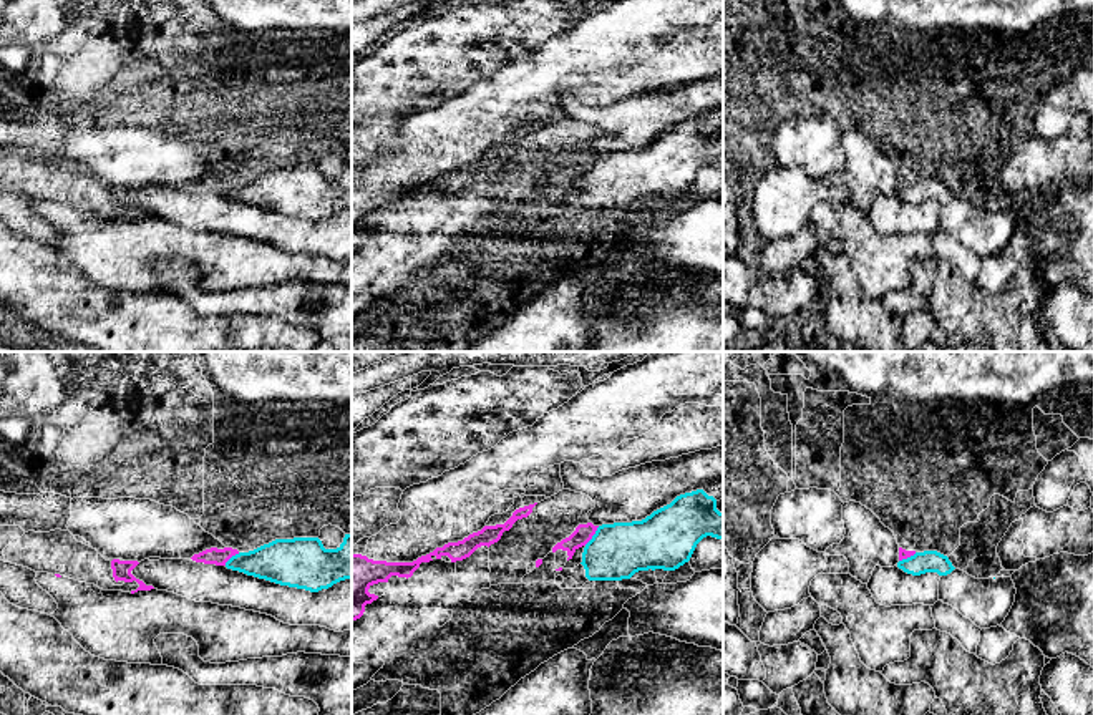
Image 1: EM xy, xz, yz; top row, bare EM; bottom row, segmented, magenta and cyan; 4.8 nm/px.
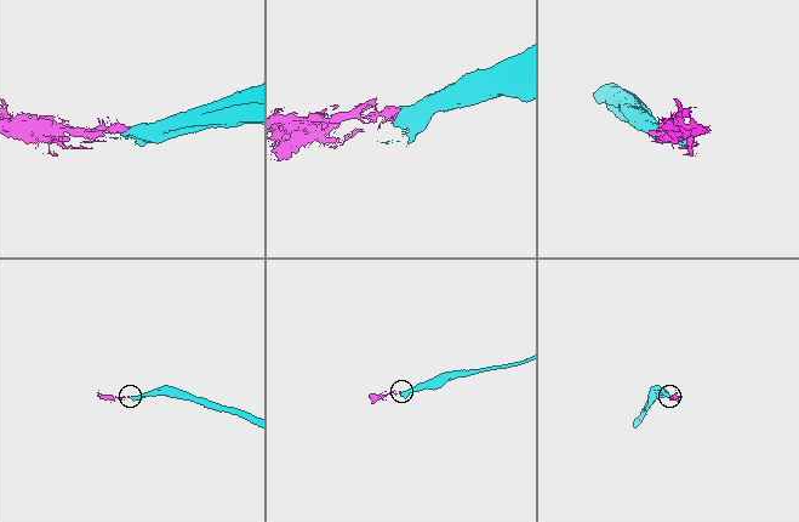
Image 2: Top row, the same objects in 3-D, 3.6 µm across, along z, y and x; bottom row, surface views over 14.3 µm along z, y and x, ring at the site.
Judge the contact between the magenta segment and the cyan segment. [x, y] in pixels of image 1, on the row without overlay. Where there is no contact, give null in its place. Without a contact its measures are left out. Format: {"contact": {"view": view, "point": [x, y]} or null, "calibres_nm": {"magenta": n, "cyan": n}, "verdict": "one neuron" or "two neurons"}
{"contact": {"view": "xz", "point": [592, 163]}, "calibres_nm": {"magenta": 90, "cyan": 280}, "verdict": "two neurons"}

